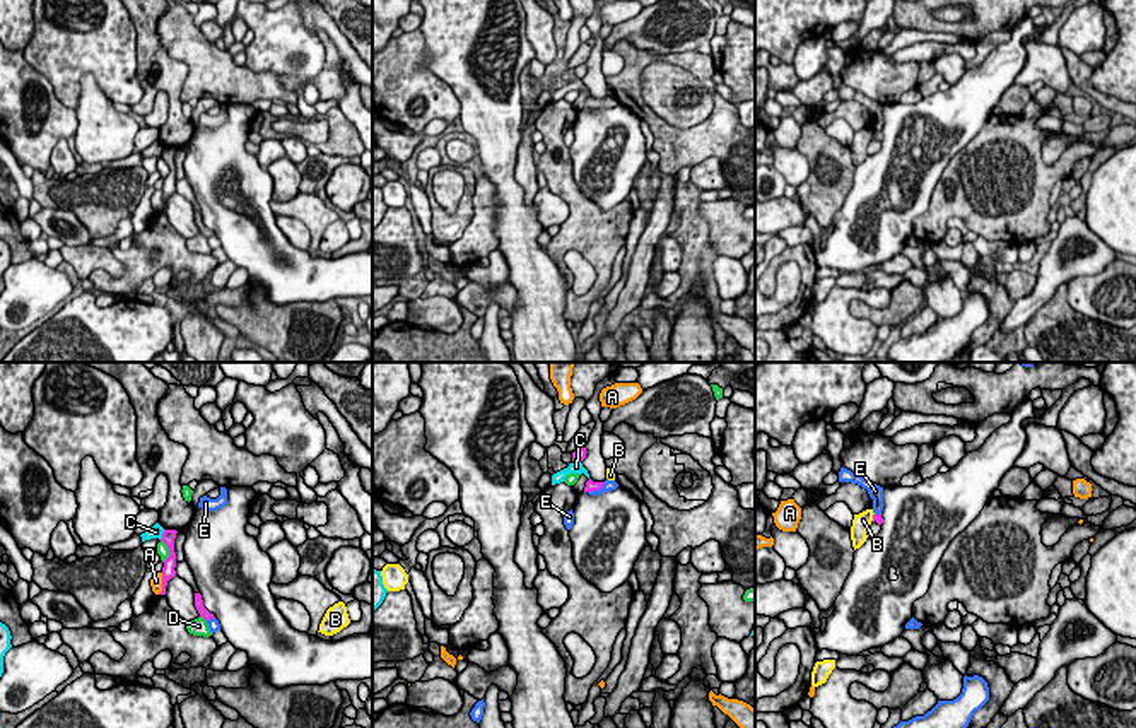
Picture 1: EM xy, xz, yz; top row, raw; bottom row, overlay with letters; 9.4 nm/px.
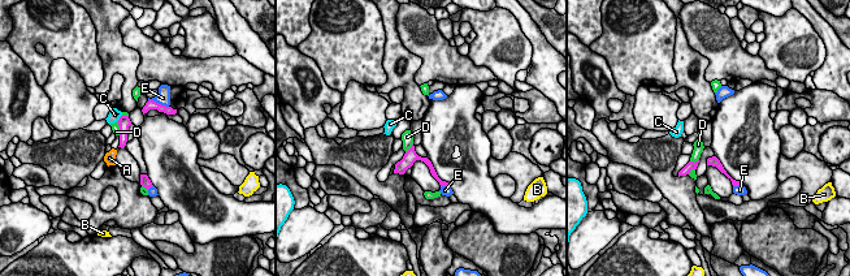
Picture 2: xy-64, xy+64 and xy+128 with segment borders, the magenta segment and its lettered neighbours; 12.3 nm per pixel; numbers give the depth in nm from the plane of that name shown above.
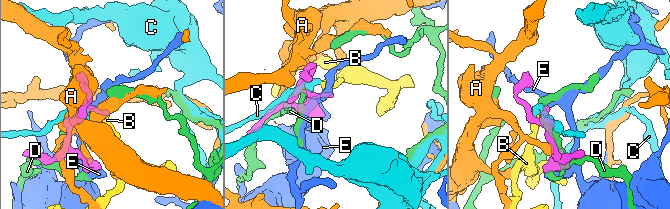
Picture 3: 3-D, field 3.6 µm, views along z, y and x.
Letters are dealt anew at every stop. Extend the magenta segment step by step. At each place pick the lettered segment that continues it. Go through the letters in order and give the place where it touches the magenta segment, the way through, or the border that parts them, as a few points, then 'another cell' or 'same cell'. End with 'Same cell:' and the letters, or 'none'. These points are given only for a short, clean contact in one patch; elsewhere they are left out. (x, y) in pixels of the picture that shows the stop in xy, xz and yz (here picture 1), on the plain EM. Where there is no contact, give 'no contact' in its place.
A: contact xy (163, 200); border xy (163, 190), (163, 205), (158, 211); another cell
B: contact yz (873, 134); another cell
C: contact xy (163, 152); another cell
D: contact xy (169, 168); another cell
E: contact xz (597, 106); another cell
Same cell: none

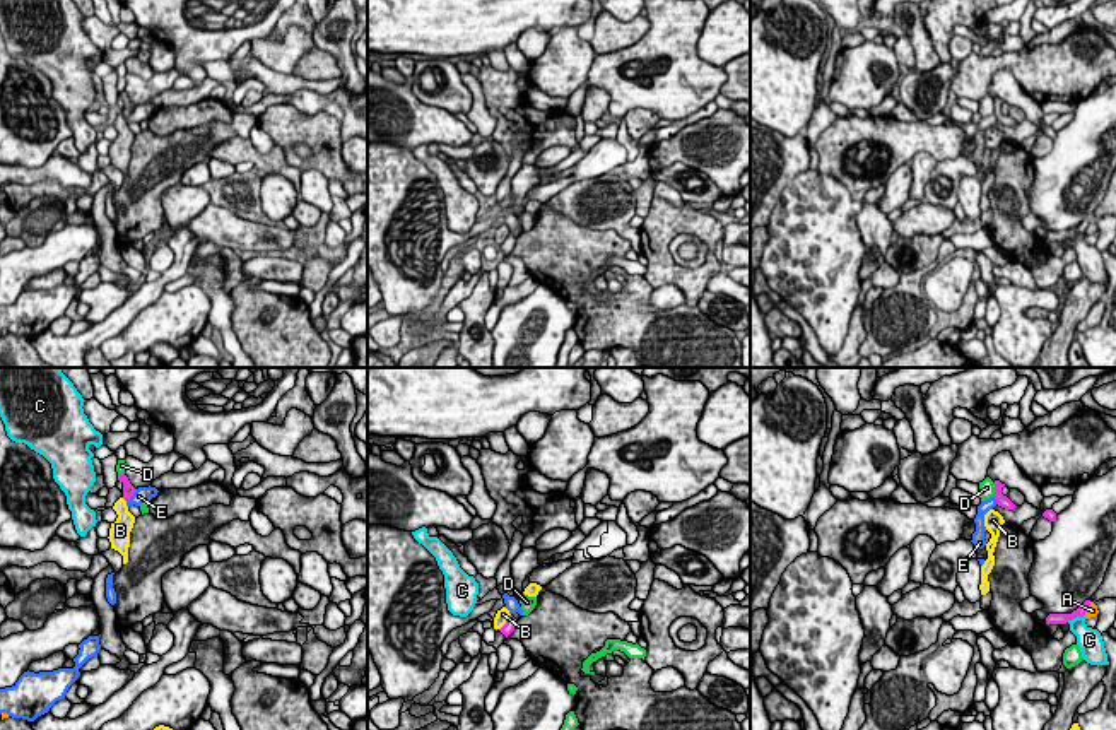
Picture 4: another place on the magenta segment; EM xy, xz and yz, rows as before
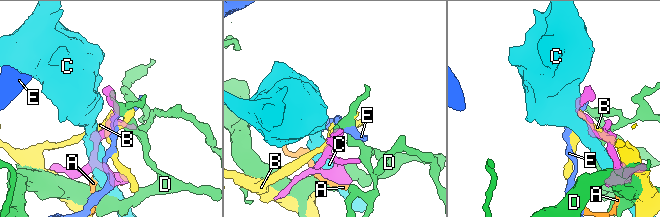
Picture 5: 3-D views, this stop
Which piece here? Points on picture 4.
A: contact yz (1087, 224); border yz (1091, 219), (1084, 231); another cell
B: contact xz (506, 240); another cell
C: contact yz (1075, 233); another cell
D: contact yz (995, 106); another cell
E: contact xy (130, 113); border xy (135, 106), (125, 117); another cell
Same cell: none

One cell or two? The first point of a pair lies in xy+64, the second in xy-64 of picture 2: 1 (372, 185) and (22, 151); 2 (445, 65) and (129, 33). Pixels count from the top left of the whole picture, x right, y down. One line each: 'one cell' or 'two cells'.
1: one cell
2: one cell

